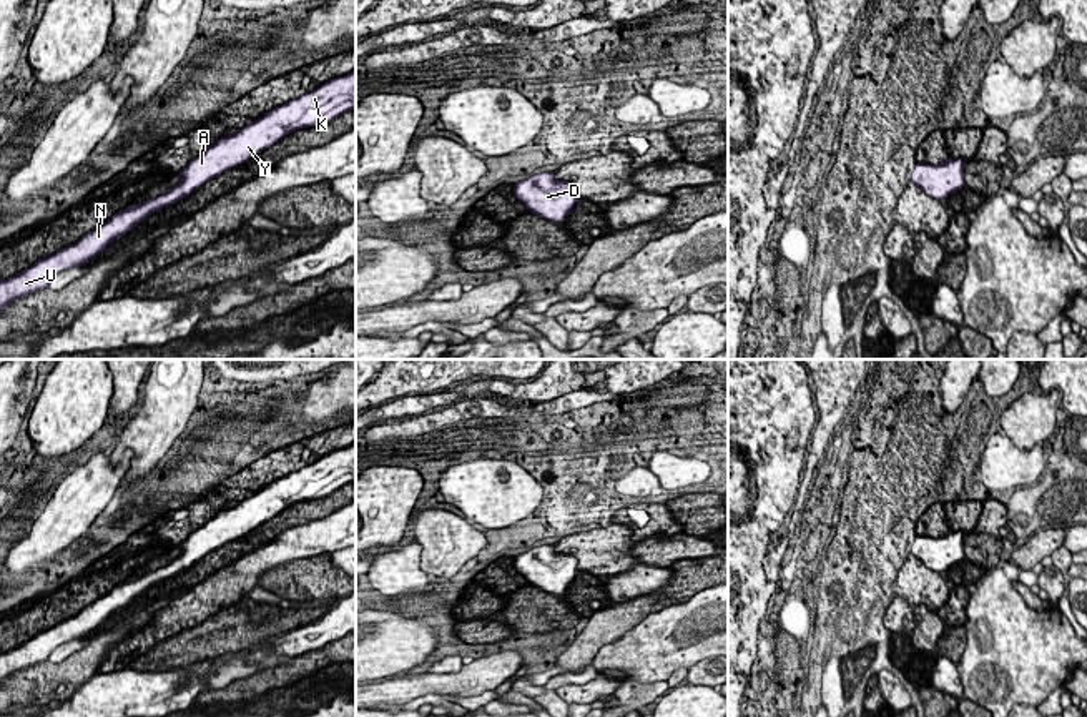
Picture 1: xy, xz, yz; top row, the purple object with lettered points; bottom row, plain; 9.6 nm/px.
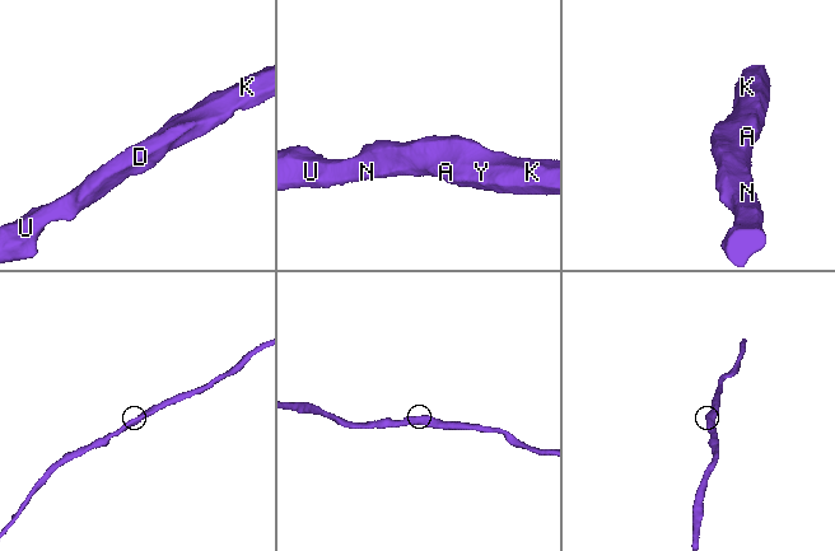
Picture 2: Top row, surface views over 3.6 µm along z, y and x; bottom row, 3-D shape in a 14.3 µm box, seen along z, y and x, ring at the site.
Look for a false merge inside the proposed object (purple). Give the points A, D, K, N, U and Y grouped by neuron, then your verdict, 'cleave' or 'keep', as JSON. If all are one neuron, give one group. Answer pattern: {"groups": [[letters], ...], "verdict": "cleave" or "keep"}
{"groups": [["A", "D", "K", "N", "U", "Y"]], "verdict": "keep"}

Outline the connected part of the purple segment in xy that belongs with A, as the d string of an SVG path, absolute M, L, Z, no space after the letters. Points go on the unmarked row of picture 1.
M356 443L266 484L229 509L221 509L180 544L180 556L166 566L115 586L76 616L40 630L8 652L0 652L0 684L17 670L48 660L58 645L86 637L111 614L126 607L155 584L189 569L208 552L248 534L299 501L329 496L352 481L356 481Z

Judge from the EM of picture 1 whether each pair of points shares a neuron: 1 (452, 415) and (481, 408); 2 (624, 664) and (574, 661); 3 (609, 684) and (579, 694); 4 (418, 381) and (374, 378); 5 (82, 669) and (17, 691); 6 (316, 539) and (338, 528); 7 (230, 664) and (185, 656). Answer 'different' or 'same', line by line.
1: same
2: different
3: same
4: same
5: same
6: same
7: different

